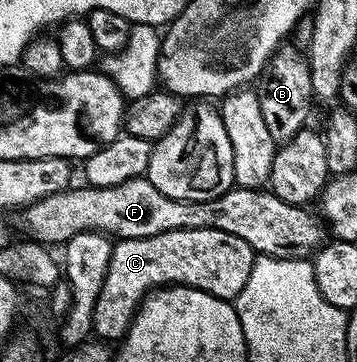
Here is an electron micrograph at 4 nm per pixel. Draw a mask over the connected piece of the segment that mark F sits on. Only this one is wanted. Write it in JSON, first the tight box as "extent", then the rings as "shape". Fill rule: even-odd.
{"extent":[17,176,328,259],"shape":[[[143,176],[124,180],[112,188],[79,185],[79,190],[67,188],[31,206],[17,211],[18,226],[27,239],[38,244],[65,244],[80,232],[96,228],[99,234],[120,238],[160,236],[160,232],[184,228],[216,228],[229,232],[248,243],[255,253],[276,259],[311,257],[325,243],[328,230],[323,219],[310,214],[305,207],[288,204],[269,190],[231,187],[228,193],[210,201],[186,202],[164,196],[156,184]]]}

